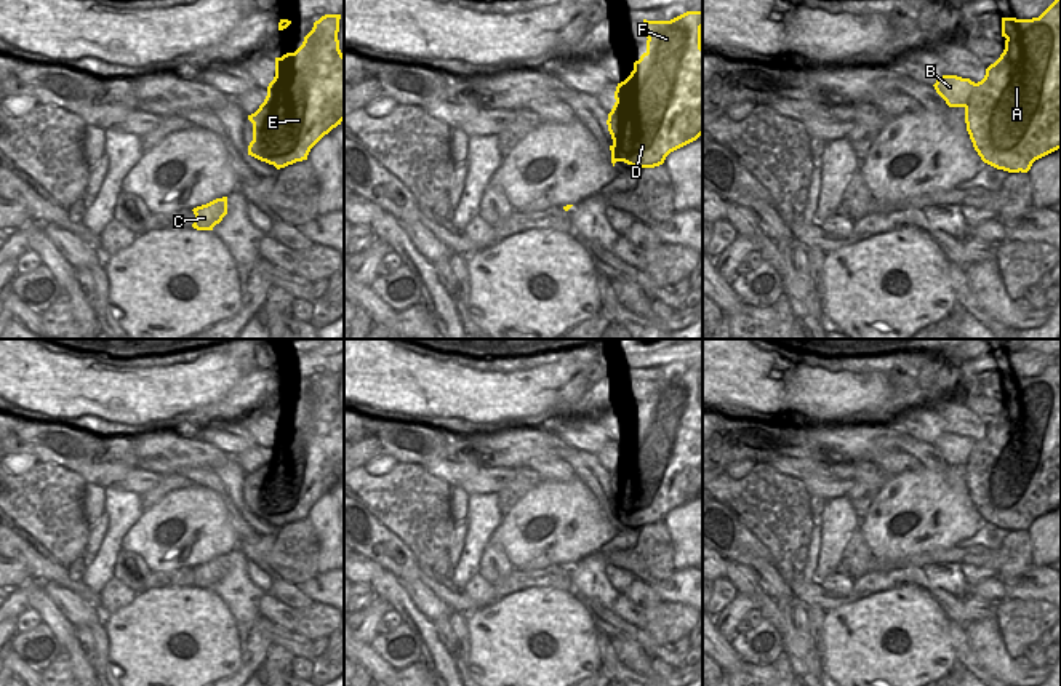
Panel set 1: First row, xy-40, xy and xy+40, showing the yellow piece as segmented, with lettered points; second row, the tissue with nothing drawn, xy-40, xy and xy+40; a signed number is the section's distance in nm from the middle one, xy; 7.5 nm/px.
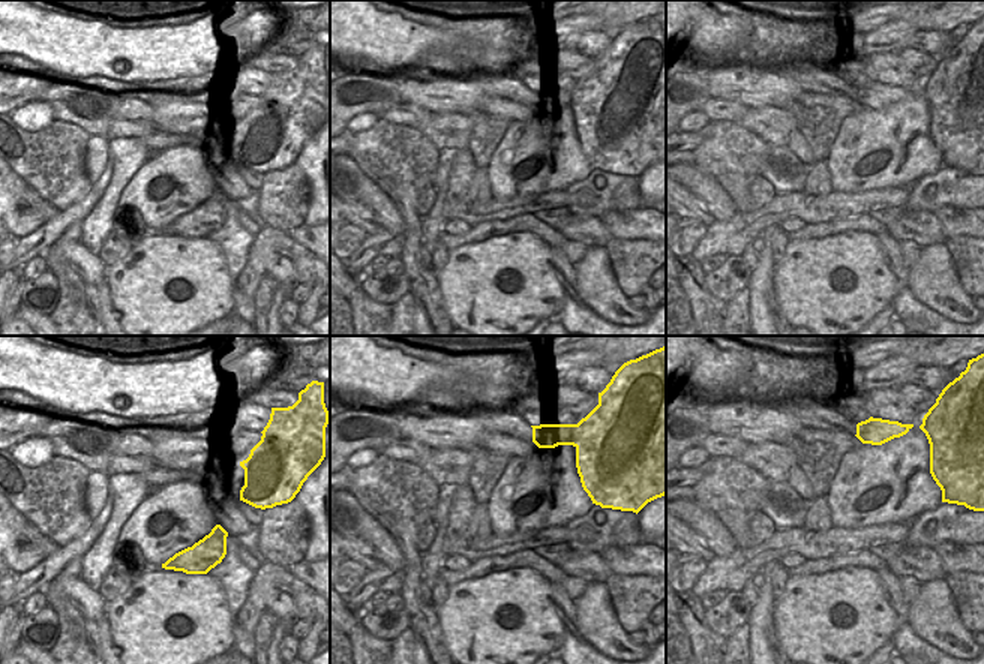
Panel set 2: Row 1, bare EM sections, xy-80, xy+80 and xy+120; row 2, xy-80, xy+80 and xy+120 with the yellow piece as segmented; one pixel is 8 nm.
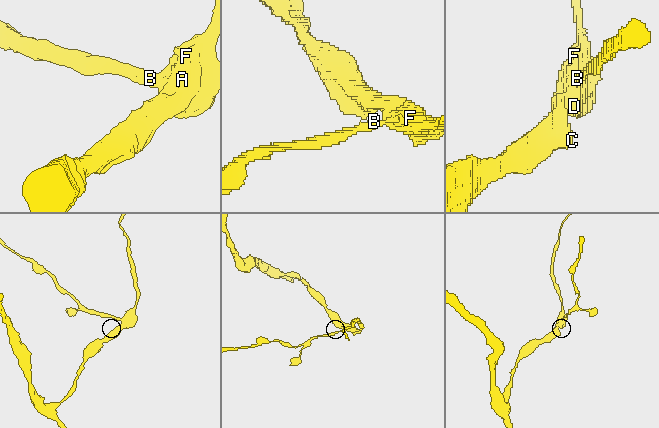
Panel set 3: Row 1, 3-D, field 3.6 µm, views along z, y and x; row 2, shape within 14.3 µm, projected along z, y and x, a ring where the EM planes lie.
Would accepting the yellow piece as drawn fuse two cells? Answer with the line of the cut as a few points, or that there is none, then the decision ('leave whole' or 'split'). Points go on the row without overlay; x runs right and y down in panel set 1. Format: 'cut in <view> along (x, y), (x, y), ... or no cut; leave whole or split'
cut in xy+40 along (976, 442), (965, 466); split

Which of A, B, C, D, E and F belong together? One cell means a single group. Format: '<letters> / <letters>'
A C D E F / B

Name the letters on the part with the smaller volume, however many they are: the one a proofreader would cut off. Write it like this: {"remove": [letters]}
{"remove": ["B"]}

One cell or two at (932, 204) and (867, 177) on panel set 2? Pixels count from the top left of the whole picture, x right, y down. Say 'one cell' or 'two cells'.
two cells

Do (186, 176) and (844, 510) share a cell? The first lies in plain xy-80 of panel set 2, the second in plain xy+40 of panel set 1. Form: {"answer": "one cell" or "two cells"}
{"answer": "two cells"}

